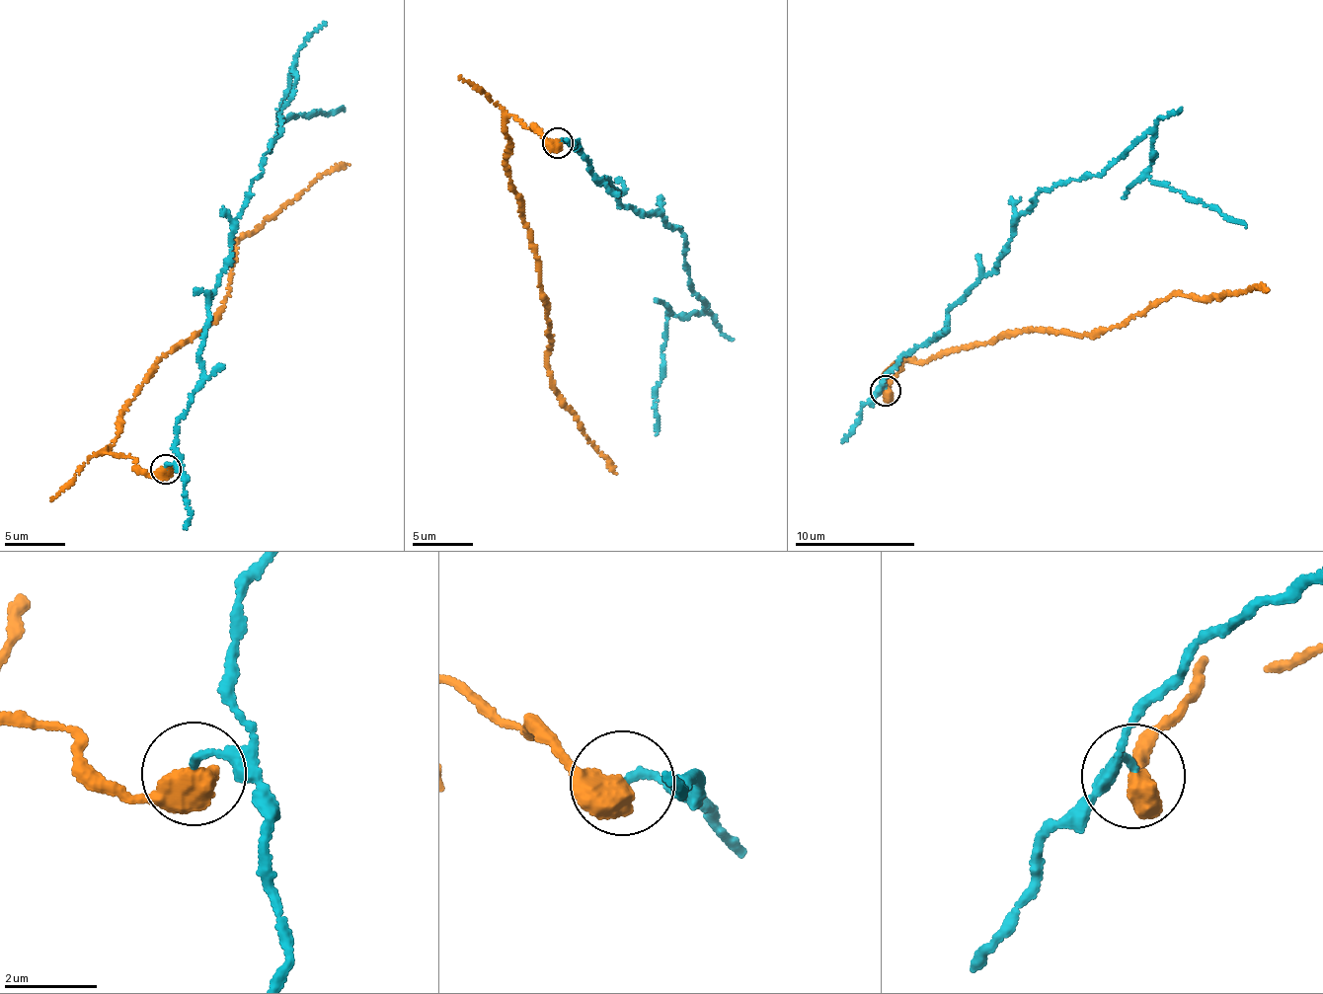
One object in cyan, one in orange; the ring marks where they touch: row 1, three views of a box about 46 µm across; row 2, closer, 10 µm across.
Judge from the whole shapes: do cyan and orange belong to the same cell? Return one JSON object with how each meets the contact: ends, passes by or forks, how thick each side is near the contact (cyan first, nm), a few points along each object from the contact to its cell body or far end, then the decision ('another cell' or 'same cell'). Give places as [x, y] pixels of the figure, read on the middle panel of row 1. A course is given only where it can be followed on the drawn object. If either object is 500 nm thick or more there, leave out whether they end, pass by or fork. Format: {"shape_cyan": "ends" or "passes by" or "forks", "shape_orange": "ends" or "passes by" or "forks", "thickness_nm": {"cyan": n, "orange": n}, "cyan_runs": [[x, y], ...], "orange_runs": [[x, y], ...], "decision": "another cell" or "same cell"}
{"thickness_nm": {"cyan": 140, "orange": 650}, "cyan_runs": [[559, 143], [579, 142], [623, 206], [656, 210], [684, 234], [690, 290], [706, 306], [665, 318], [656, 434]], "orange_runs": [[559, 143], [511, 115], [505, 160], [530, 230], [550, 324], [548, 375], [560, 405], [616, 474]], "decision": "another cell"}

